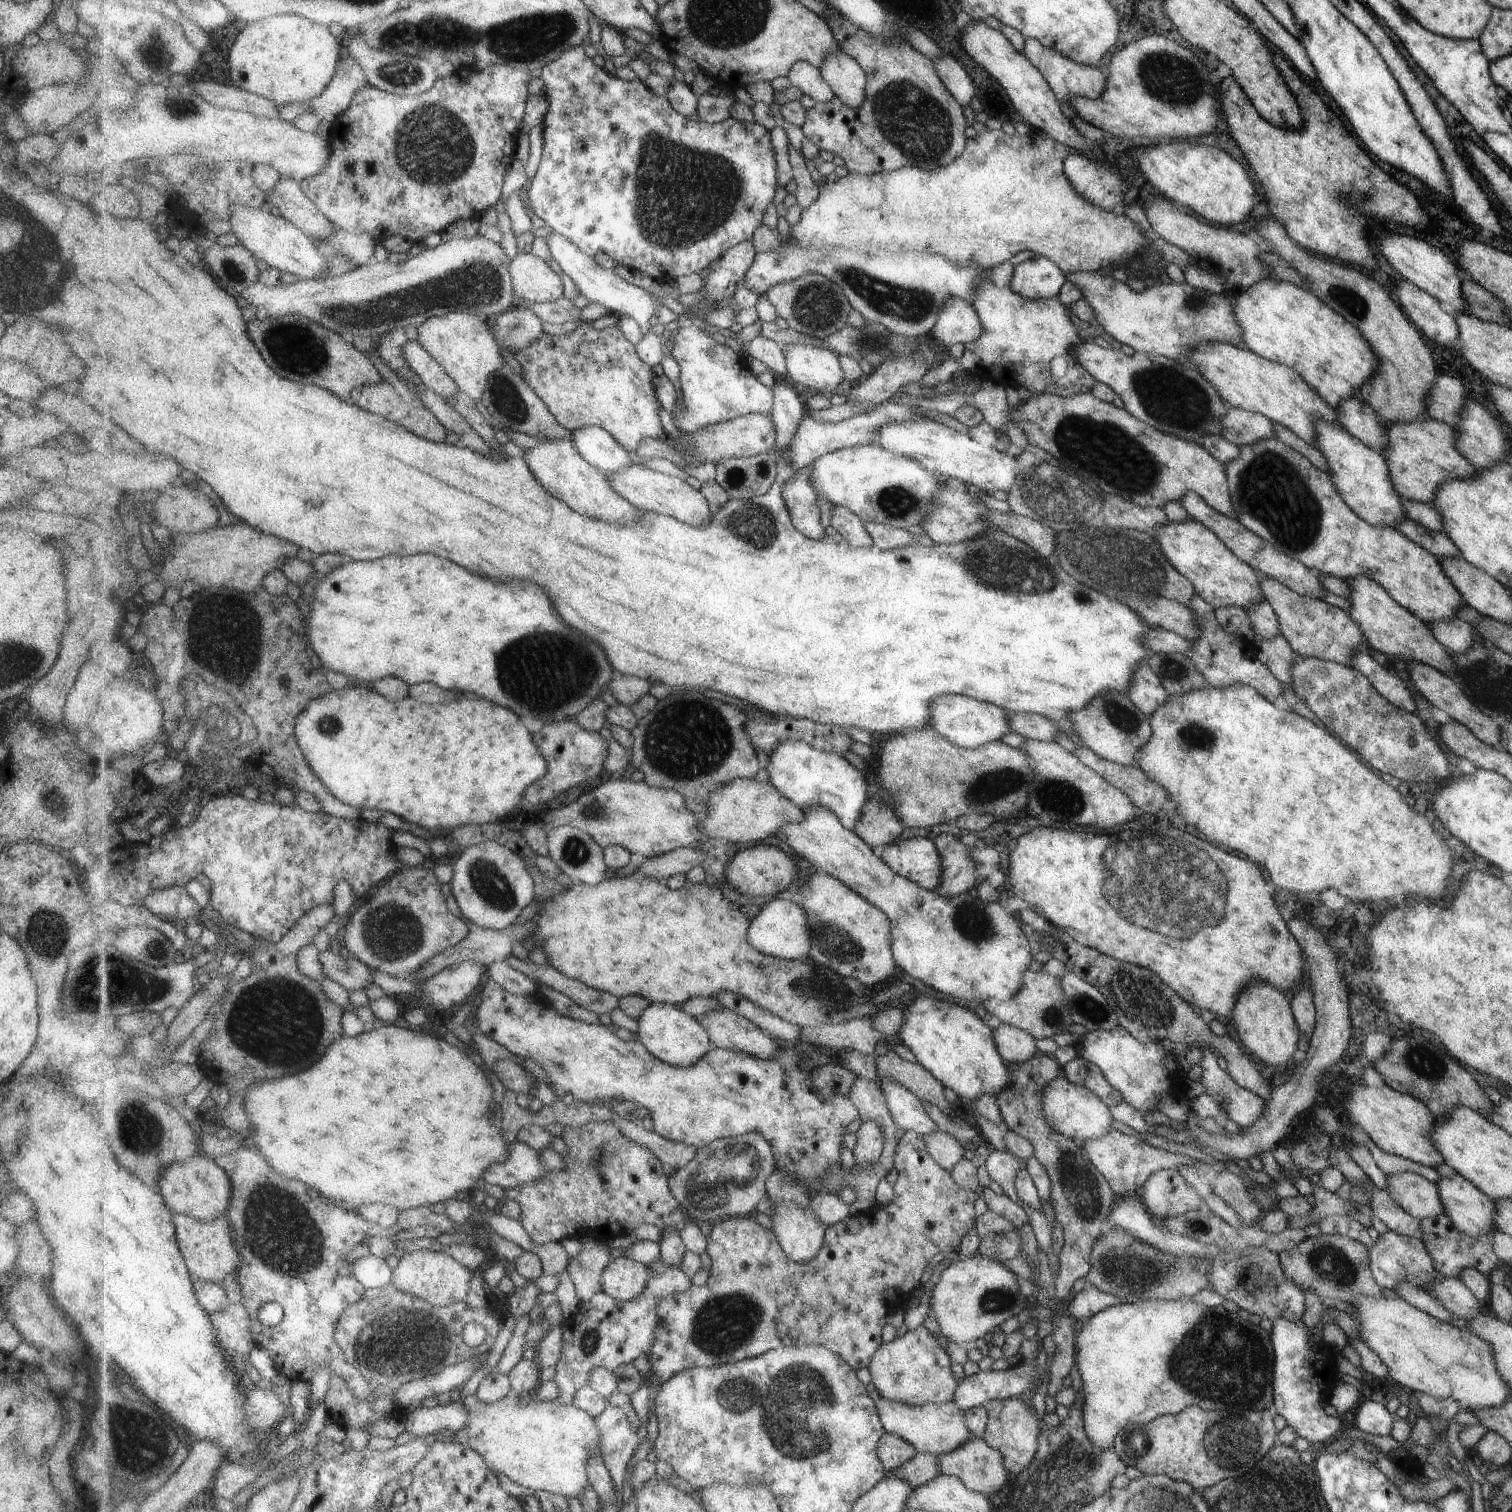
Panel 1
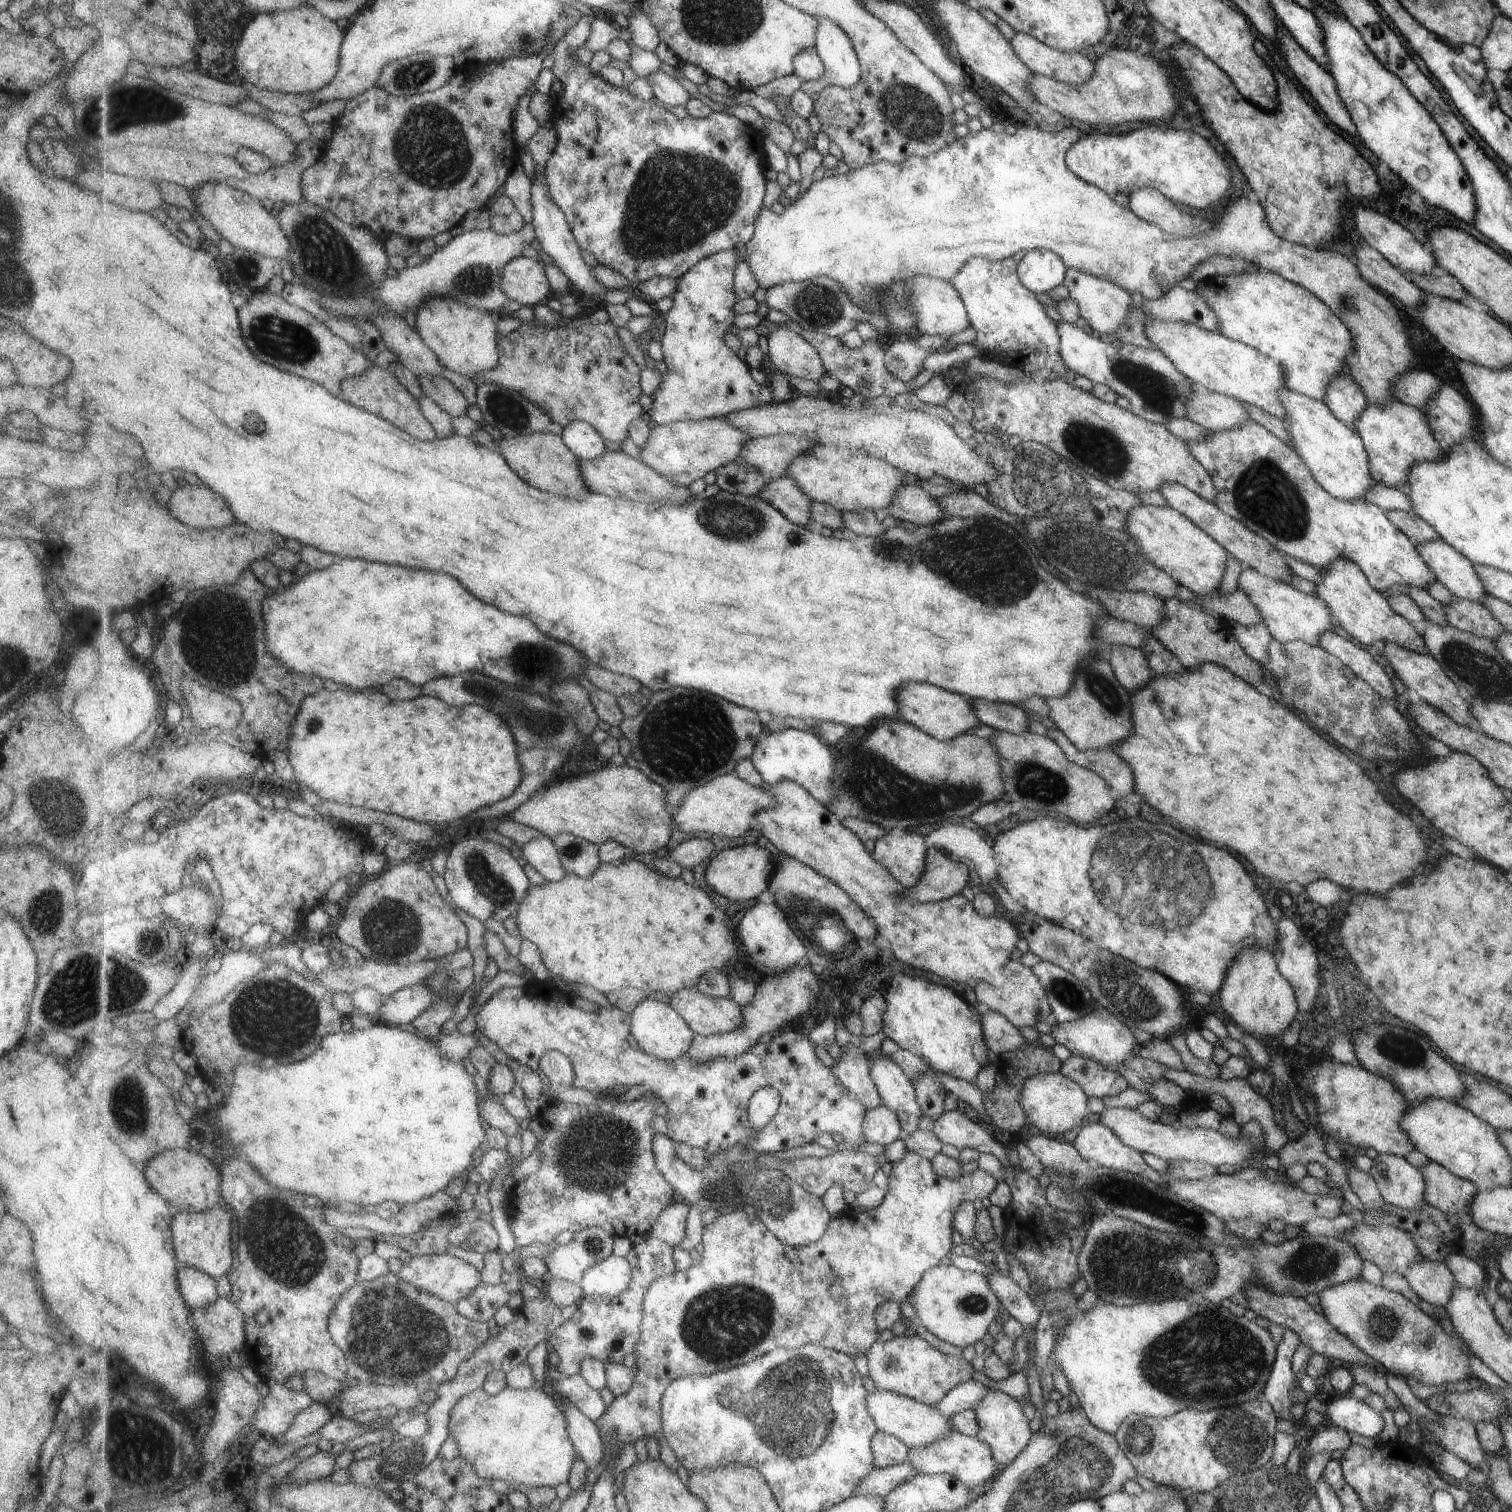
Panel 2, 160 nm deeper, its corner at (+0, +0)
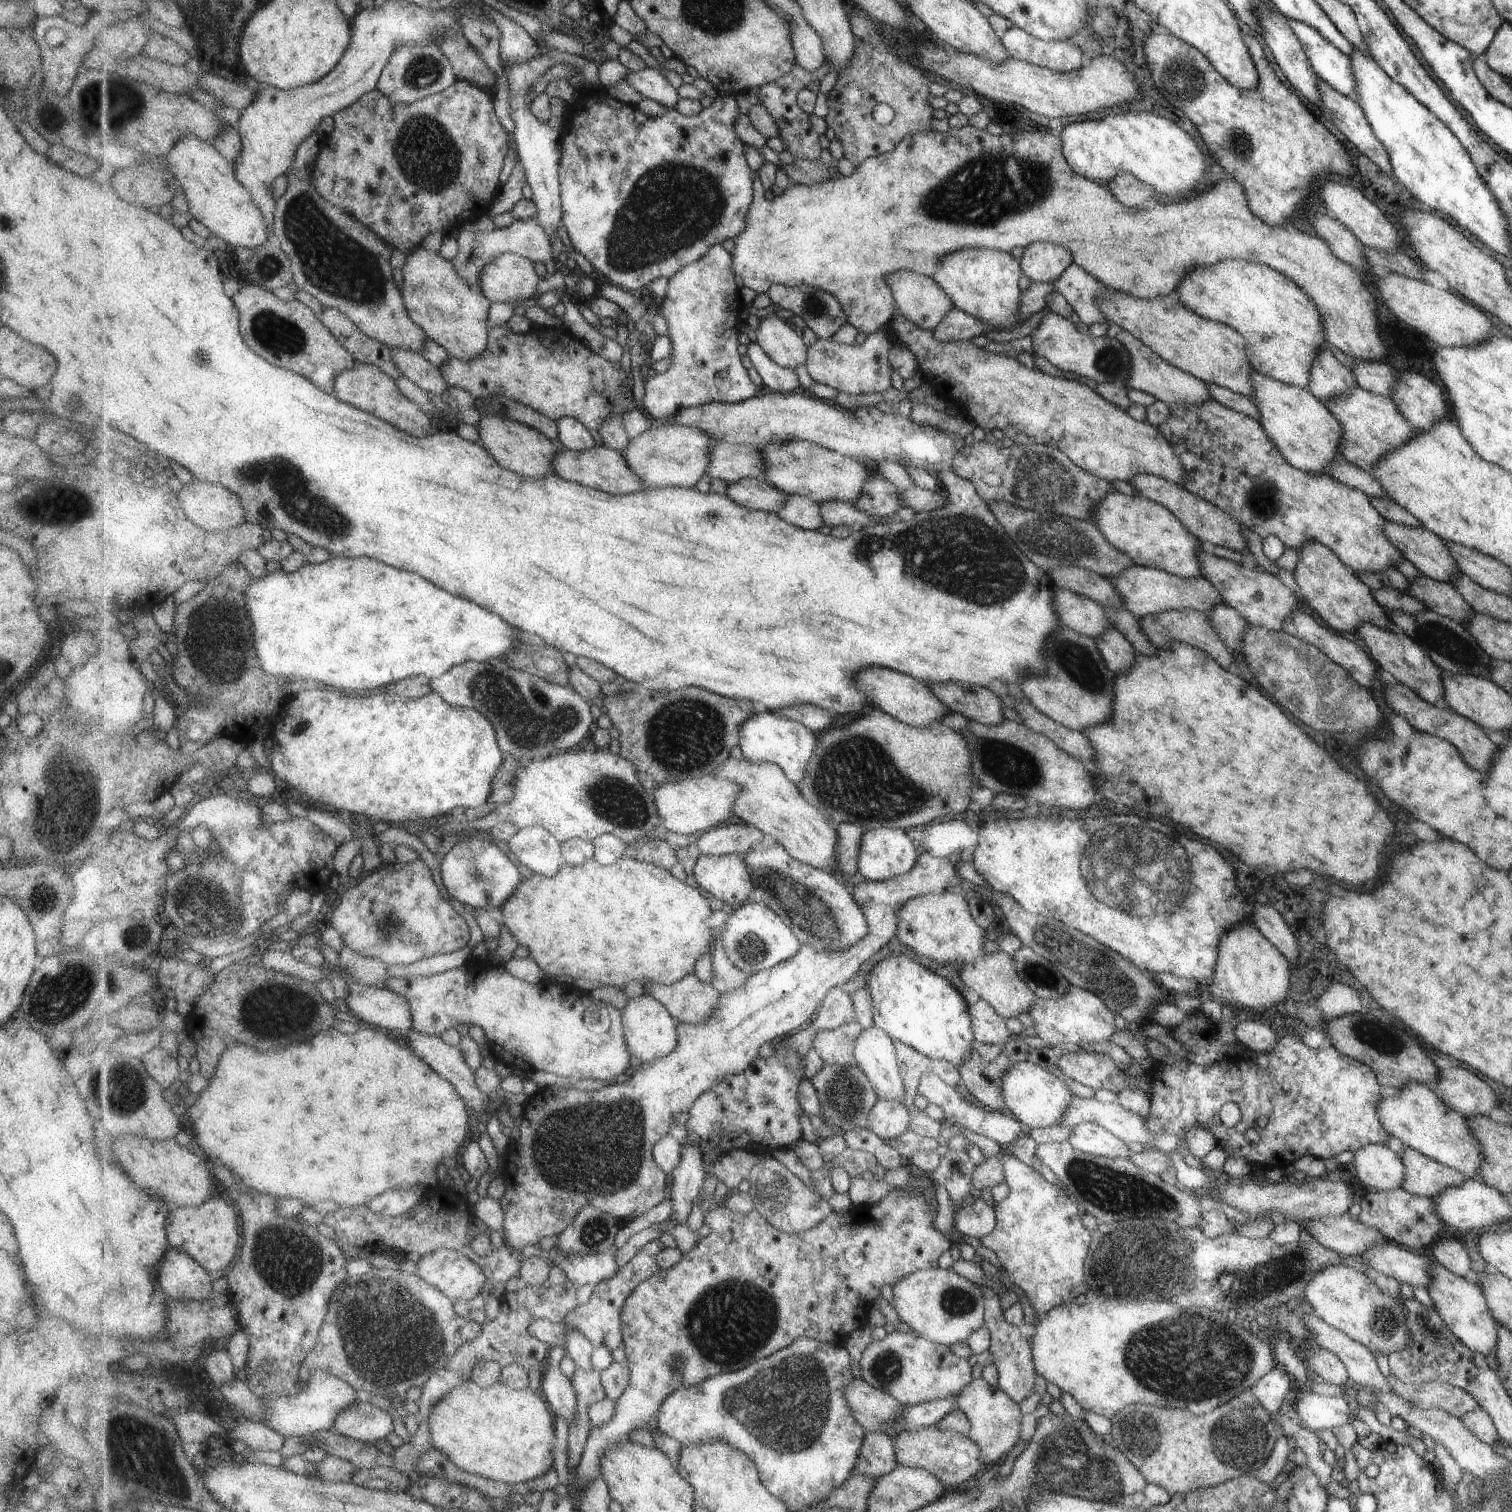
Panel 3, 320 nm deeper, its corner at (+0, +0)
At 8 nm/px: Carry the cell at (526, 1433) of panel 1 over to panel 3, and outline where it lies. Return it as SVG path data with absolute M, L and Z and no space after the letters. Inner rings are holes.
M473 1380L463 1381L431 1409L429 1424L432 1430L432 1446L446 1452L459 1468L468 1473L510 1485L530 1481L551 1469L555 1458L555 1418L547 1401L541 1390L533 1392L531 1388L514 1389L501 1382L484 1389Z

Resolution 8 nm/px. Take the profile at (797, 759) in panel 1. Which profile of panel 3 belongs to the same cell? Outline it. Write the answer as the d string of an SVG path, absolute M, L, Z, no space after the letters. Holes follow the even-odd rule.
M773 711L757 713L746 720L740 728L740 750L743 758L756 763L778 764L795 784L806 775L810 756L817 747L818 734L807 728L802 722L784 717Z

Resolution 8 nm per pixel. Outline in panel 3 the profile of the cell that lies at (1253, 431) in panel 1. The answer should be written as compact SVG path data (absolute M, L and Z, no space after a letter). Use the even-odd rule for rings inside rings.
M1108 323L1105 335L1117 339L1126 347L1129 353L1130 375L1127 375L1126 383L1124 384L1125 388L1135 388L1139 392L1151 394L1151 396L1164 402L1167 406L1179 405L1182 407L1190 407L1195 403L1202 403L1203 401L1211 399L1206 389L1206 383L1165 362L1139 339L1131 336L1125 330L1120 329L1116 324Z

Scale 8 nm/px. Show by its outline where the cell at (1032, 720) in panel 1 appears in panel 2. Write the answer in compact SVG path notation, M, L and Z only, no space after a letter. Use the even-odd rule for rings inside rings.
M971 698L969 700L979 722L991 726L995 731L1005 731L1013 734L1027 731L1027 721L1031 720L1026 718L1022 708L1006 702Z

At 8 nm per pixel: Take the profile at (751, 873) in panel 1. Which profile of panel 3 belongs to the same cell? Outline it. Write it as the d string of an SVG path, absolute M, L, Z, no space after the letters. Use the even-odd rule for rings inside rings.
M697 854L693 874L698 886L722 900L728 909L743 905L754 888L746 856L742 854Z

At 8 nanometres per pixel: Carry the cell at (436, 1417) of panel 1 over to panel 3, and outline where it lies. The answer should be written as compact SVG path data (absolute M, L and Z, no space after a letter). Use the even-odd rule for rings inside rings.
M361 1398L337 1415L333 1428L356 1441L373 1443L393 1432L393 1416Z

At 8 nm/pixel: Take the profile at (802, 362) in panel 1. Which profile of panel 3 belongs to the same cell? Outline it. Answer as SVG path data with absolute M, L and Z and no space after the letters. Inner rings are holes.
M769 313L760 320L756 334L757 342L779 366L794 369L797 368L797 364L807 365L809 362L809 347L805 346L803 338L801 338L801 331L796 328L794 321L785 320Z

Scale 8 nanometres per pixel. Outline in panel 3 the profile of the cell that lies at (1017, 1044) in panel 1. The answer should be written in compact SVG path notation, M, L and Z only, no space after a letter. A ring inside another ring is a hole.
M981 998L969 1006L970 1024L975 1044L1000 1044L1006 1042L1011 1032L1005 1027L1004 1020Z

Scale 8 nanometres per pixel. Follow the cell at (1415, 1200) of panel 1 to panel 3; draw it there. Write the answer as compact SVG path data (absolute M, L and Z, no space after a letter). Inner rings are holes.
M1371 1143L1352 1153L1355 1176L1365 1187L1376 1188L1377 1191L1401 1188L1406 1168L1401 1156L1383 1143Z

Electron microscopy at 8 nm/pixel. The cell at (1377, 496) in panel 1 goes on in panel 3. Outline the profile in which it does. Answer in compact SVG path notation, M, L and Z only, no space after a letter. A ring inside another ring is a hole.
M1253 370L1254 395L1251 402L1259 413L1265 434L1277 446L1281 456L1296 469L1308 473L1321 473L1327 470L1335 458L1339 458L1342 442L1342 426L1324 404L1313 396L1307 388L1288 385Z

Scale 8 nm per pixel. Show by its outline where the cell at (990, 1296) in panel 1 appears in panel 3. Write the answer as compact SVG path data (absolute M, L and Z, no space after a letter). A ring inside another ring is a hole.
M941 1267L912 1272L893 1286L893 1306L902 1328L915 1331L934 1343L949 1346L965 1337L984 1320L984 1298L978 1286L966 1278Z

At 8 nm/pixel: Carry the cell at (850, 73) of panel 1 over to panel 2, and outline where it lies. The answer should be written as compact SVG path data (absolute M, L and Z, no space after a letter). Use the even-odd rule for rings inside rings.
M816 18L819 20L816 50L826 71L821 80L809 82L807 90L823 90L830 86L855 88L862 79L863 70L851 38L833 20Z

